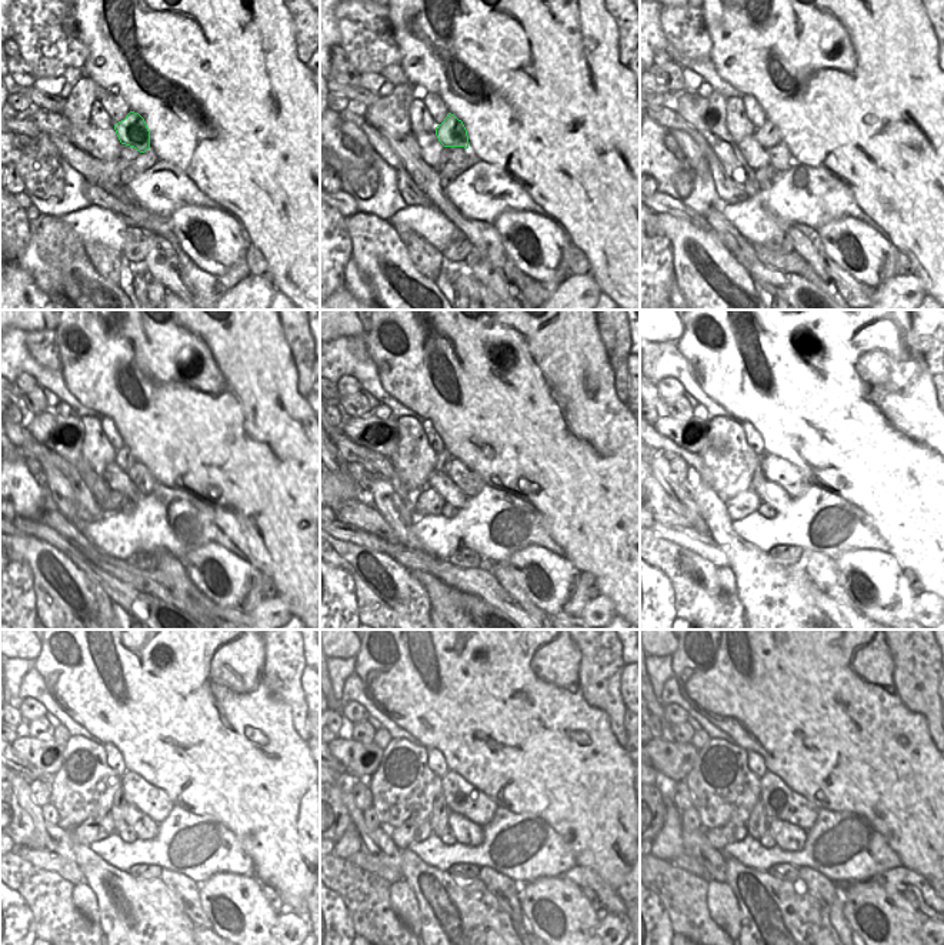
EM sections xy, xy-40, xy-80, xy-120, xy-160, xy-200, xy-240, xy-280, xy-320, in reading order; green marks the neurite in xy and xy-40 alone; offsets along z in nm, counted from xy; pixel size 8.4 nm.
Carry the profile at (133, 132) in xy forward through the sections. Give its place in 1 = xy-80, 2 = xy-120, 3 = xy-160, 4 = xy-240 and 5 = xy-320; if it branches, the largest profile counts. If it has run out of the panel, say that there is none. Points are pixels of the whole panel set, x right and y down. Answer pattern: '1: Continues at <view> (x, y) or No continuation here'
1: Continues at xy-80 (769, 136)
2: Continues at xy-120 (124, 458)
3: Continues at xy-160 (444, 457)
4: Continues at xy-240 (119, 810)
5: Continues at xy-320 (757, 824)

